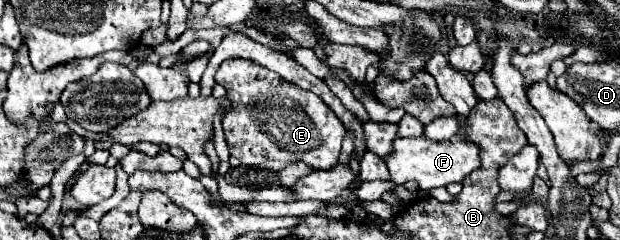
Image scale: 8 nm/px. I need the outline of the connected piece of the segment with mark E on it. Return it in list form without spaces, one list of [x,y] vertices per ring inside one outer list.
[[[242,57],[226,59],[220,65],[216,83],[228,91],[234,107],[234,111],[224,115],[222,127],[230,155],[240,159],[240,163],[260,165],[262,159],[276,159],[286,163],[304,161],[314,169],[338,165],[346,129],[336,113],[314,93],[298,89],[298,85],[282,81],[278,73]]]

